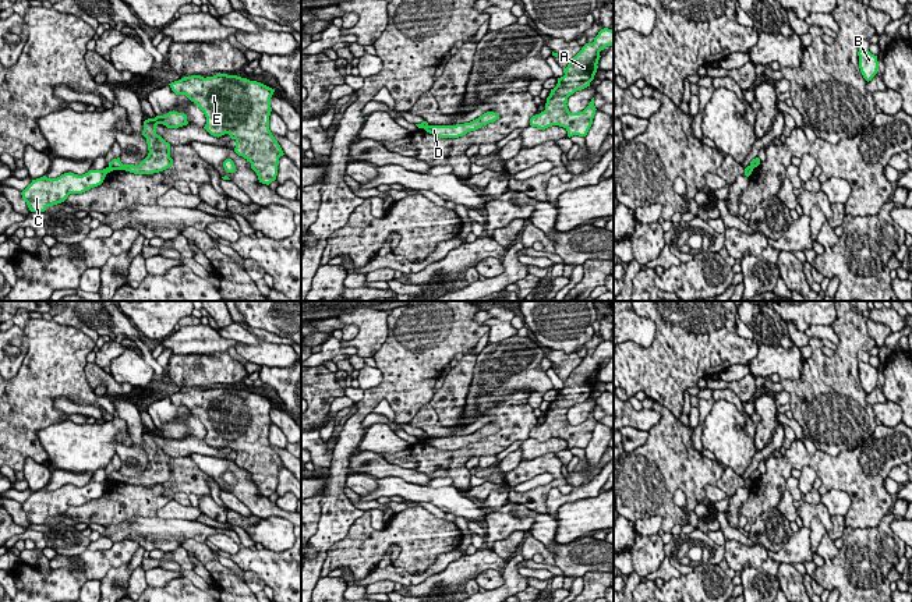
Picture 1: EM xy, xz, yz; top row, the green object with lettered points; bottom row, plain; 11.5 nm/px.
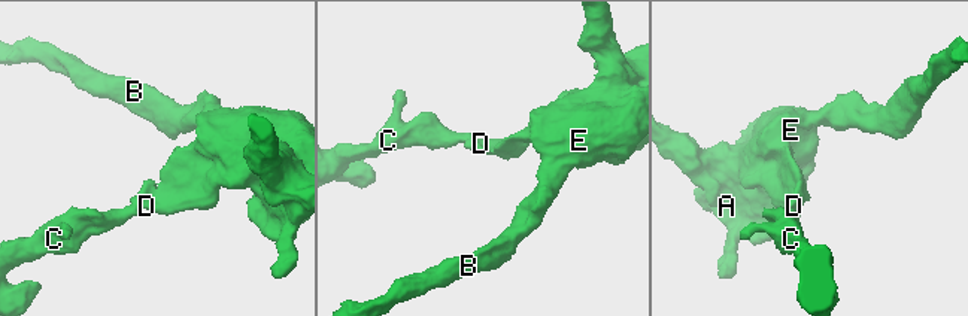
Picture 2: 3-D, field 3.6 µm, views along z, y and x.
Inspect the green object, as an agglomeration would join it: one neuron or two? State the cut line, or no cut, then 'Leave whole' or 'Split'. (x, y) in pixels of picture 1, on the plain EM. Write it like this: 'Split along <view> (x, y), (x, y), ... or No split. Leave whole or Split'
Split along xy (109, 477), (115, 481). Split

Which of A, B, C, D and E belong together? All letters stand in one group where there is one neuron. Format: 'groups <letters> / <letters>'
groups A B D E / C

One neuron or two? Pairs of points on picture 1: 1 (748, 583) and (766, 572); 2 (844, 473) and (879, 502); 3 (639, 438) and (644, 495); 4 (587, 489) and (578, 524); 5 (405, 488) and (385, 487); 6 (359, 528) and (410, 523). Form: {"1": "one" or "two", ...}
{"1": "one", "2": "one", "3": "two", "4": "two", "5": "one", "6": "one"}

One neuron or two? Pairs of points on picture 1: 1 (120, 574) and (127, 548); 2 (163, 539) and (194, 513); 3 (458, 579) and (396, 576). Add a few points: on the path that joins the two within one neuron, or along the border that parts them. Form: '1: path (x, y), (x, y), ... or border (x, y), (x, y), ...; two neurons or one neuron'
1: border (127, 563), (112, 567), (101, 580); two neurons
2: border (156, 514), (161, 517), (194, 520); two neurons
3: border (456, 559), (442, 570), (409, 587); two neurons

